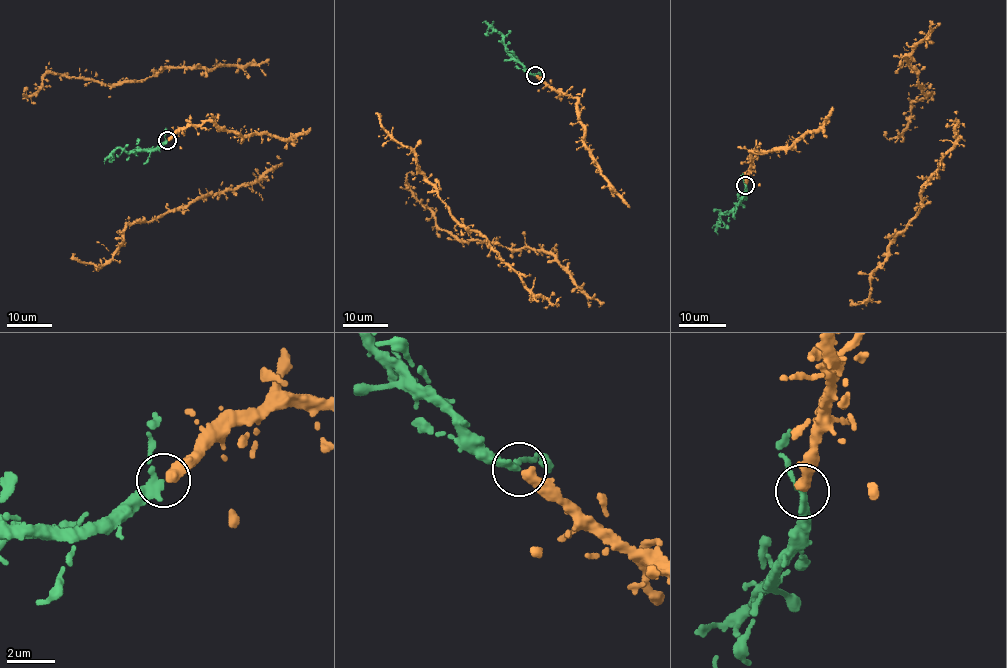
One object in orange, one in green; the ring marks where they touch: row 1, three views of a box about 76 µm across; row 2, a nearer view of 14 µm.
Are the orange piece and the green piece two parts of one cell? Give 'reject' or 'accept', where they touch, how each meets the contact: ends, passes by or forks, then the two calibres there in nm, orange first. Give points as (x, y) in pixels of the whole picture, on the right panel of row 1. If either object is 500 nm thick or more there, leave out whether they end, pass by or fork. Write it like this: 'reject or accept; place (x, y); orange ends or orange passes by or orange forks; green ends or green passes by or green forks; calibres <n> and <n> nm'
accept; place (745, 185); orange ends; green passes by; calibres 440 and 320 nm

